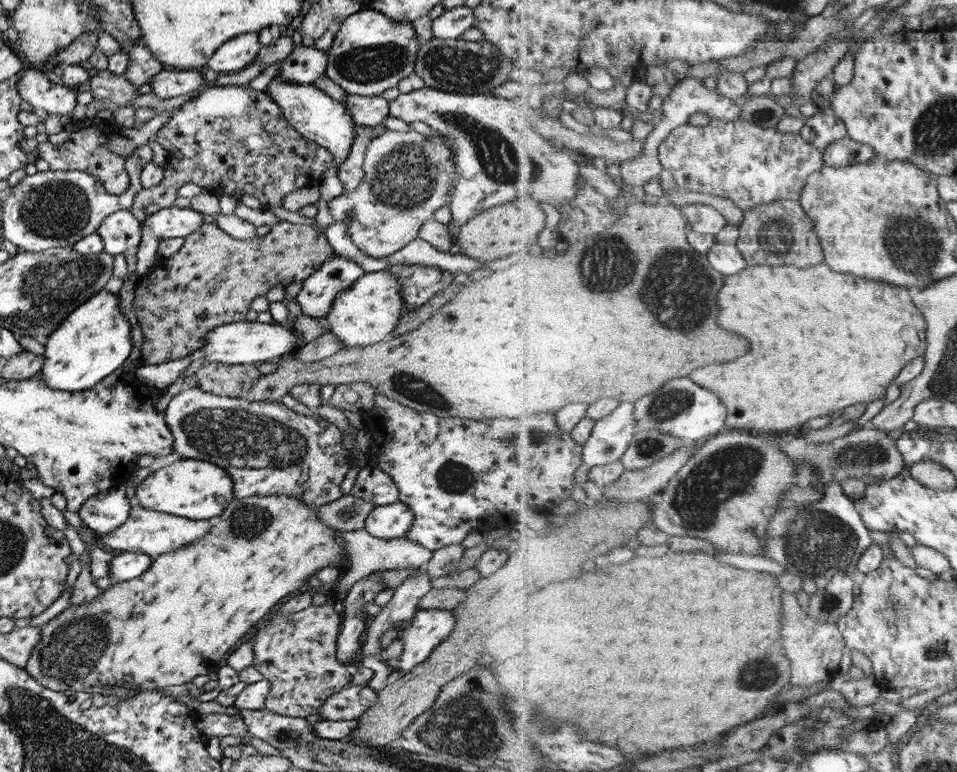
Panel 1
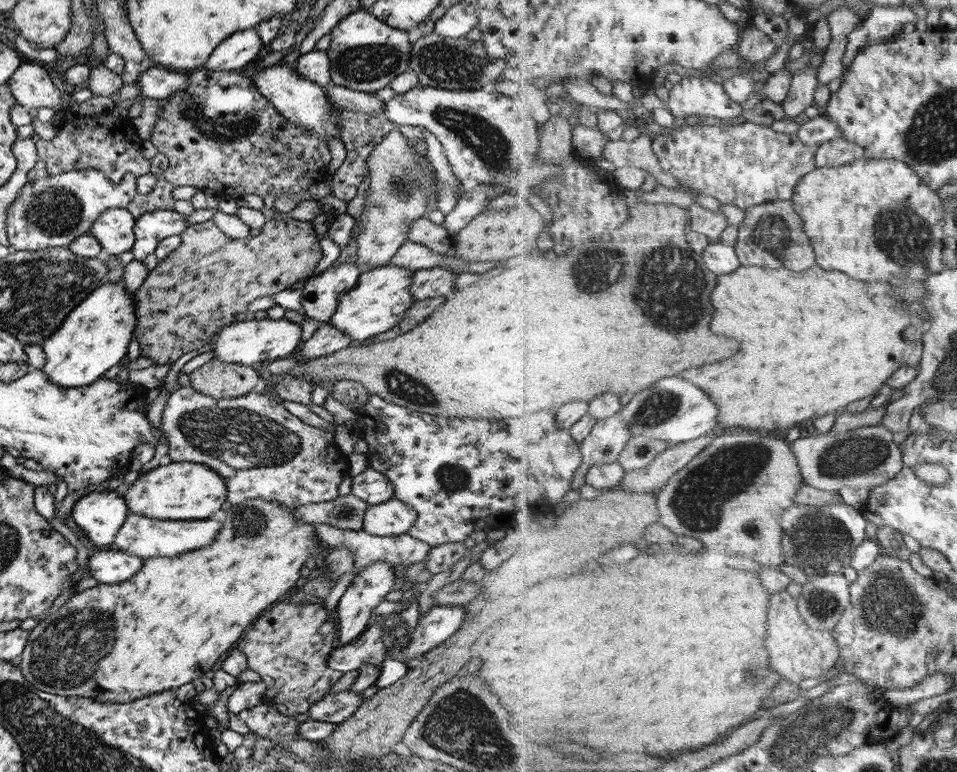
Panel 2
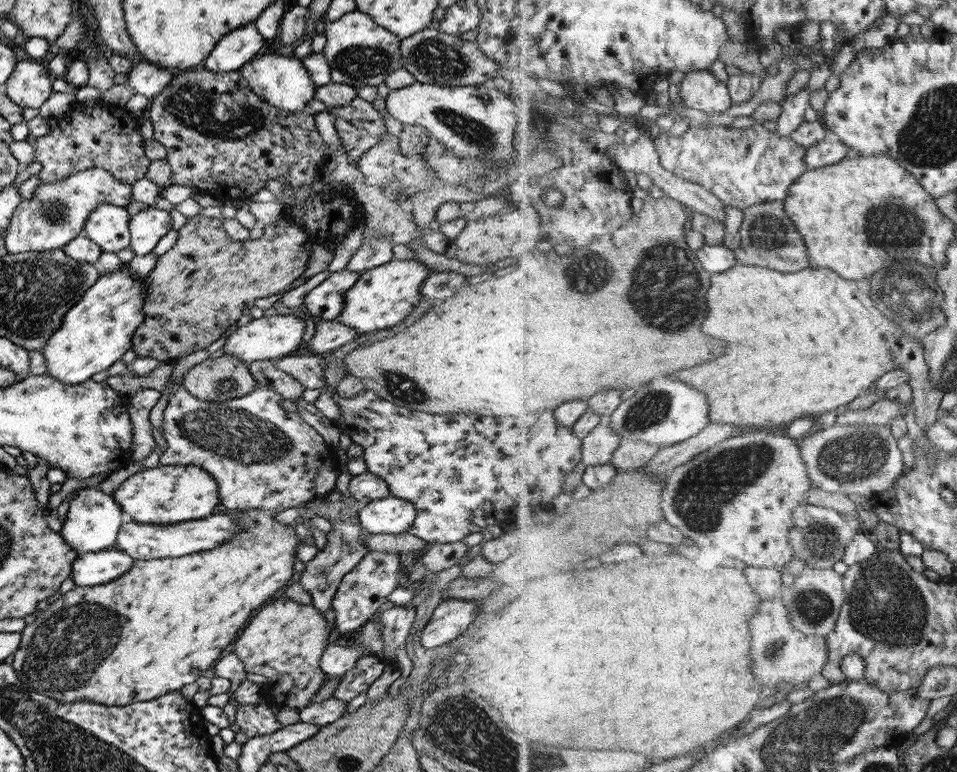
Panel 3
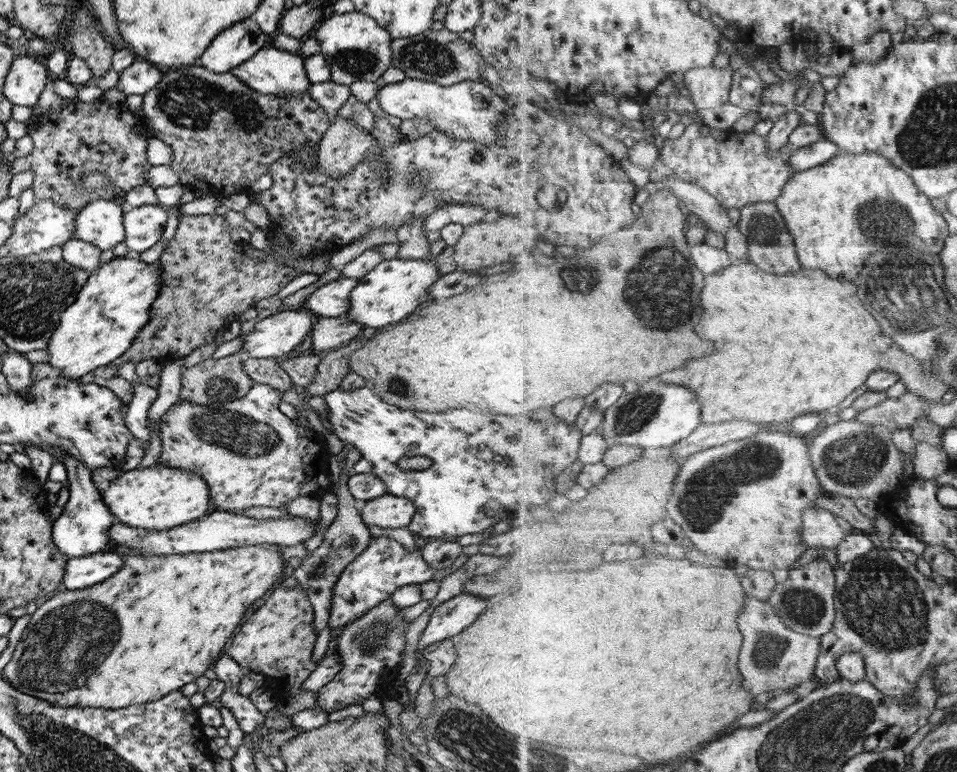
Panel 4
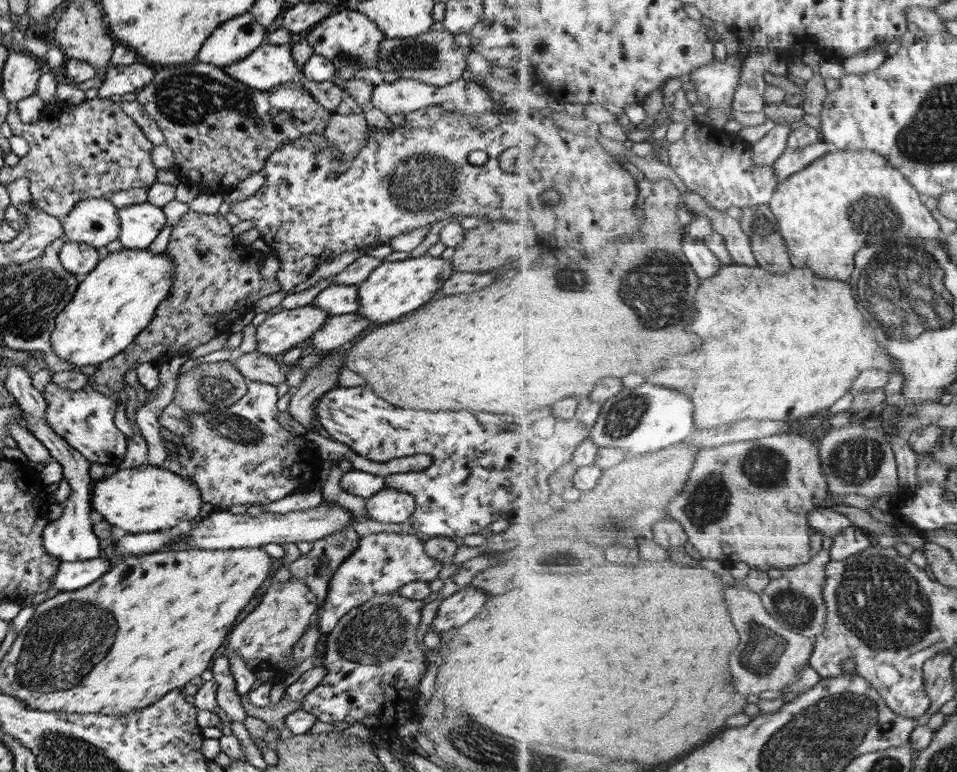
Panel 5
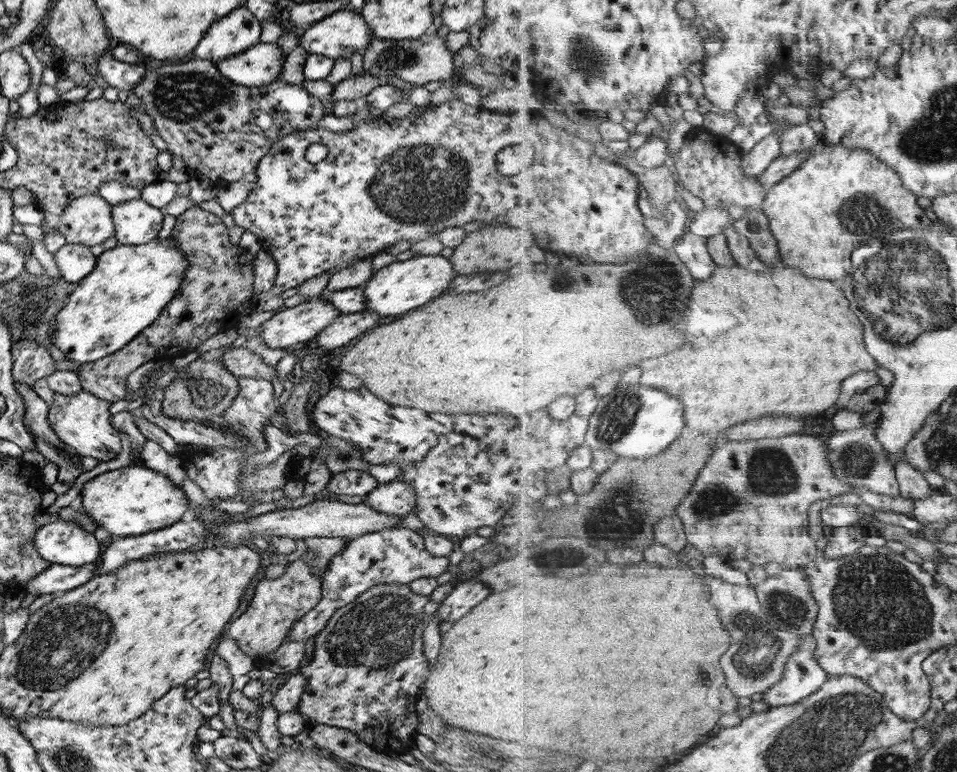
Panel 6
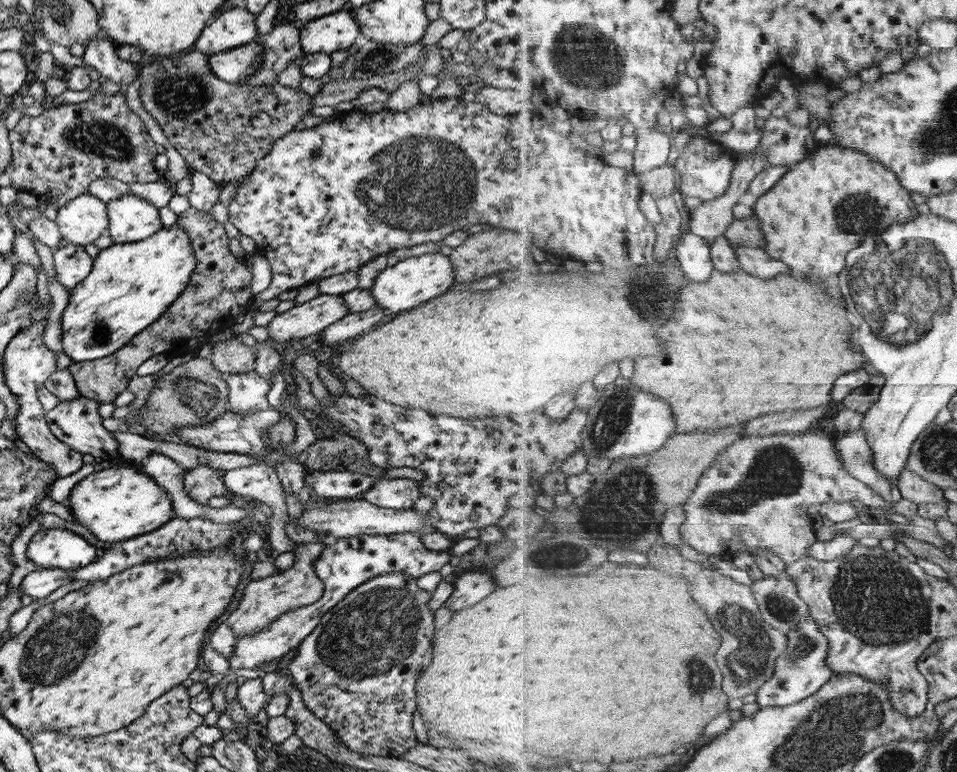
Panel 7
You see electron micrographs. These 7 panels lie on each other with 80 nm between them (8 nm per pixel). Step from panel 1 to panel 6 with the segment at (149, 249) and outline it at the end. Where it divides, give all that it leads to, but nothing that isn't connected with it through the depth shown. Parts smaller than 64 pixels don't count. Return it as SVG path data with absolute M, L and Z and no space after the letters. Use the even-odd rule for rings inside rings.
M138 198L137 200L129 200L127 202L121 202L121 204L115 204L111 208L111 216L113 218L113 229L115 229L113 238L117 241L117 244L142 245L156 239L157 233L162 226L164 213L163 210L154 208Z

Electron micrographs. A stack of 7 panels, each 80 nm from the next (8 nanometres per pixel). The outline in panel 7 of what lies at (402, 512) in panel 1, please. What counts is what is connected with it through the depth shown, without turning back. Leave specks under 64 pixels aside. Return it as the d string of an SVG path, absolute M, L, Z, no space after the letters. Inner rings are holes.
M377 478L363 494L363 500L388 509L408 509L419 498L419 487L405 478Z

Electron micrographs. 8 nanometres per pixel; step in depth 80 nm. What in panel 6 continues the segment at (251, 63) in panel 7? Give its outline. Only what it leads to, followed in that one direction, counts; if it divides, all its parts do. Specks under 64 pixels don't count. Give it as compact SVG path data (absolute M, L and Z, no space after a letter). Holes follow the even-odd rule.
M257 41L246 51L213 62L219 74L231 82L245 85L266 85L280 80L285 54L275 43Z

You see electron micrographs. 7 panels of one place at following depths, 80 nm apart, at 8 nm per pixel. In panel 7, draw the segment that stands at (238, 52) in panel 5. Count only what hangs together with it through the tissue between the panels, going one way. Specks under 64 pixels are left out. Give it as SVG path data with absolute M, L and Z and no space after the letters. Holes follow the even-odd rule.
M234 7L219 13L212 21L203 25L193 48L209 56L247 44L255 40L258 32L254 22L255 15L244 7Z

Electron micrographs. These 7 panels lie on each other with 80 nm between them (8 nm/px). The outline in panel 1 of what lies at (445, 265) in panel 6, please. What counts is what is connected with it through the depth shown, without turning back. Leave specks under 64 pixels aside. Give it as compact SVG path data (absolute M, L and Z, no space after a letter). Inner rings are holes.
M377 270L377 272L364 273L349 288L338 293L322 322L325 328L341 342L342 346L362 347L377 344L387 333L392 332L398 324L397 320L403 314L403 308L404 302L400 293L400 282L398 278L391 276L385 270Z

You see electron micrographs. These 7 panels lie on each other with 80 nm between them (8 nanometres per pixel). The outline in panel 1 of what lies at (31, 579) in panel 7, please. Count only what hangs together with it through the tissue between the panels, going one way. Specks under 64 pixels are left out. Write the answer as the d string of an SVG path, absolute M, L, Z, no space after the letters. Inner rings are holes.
M114 552L108 561L108 578L112 582L130 581L146 570L152 558L137 552Z

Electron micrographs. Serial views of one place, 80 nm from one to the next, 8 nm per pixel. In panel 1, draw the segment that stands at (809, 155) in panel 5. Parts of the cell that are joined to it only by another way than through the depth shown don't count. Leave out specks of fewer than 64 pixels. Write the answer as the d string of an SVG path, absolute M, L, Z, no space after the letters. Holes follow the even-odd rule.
M851 137L836 140L823 149L825 166L844 167L876 158L874 148Z

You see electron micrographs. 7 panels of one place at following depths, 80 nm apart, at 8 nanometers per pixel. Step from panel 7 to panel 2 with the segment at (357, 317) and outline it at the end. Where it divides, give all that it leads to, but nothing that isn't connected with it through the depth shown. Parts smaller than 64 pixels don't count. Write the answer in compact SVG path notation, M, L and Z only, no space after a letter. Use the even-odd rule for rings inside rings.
M329 322L320 323L311 338L303 342L301 349L304 360L327 356L351 345L349 336L333 328Z

